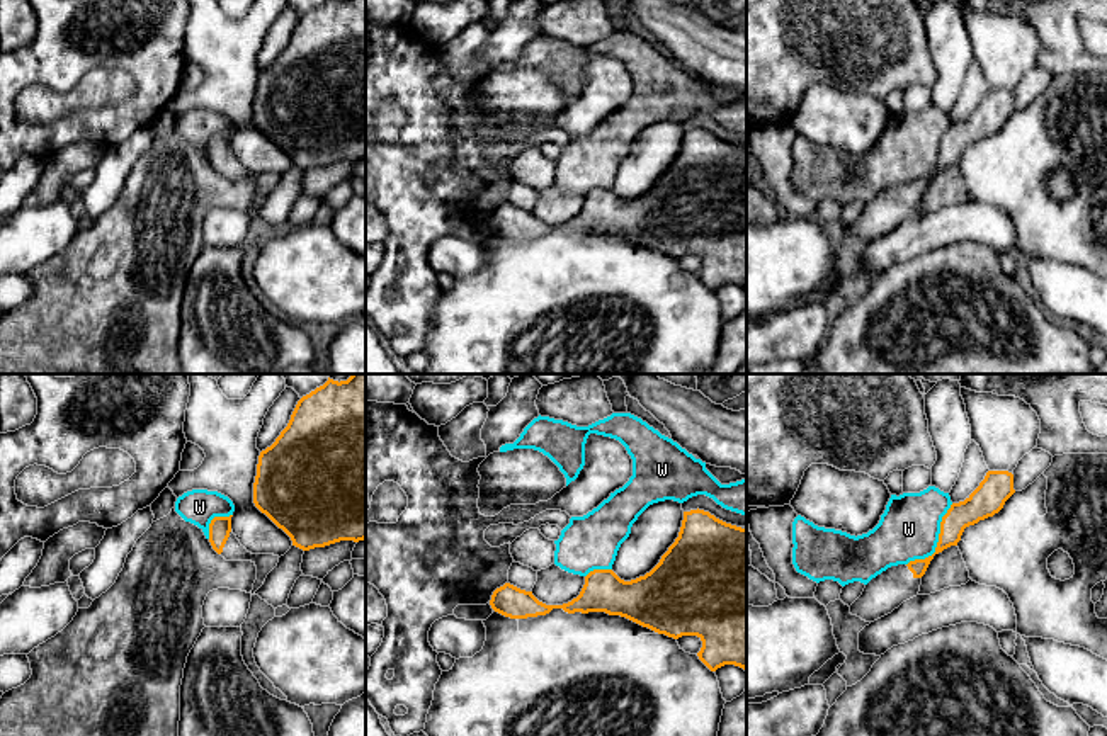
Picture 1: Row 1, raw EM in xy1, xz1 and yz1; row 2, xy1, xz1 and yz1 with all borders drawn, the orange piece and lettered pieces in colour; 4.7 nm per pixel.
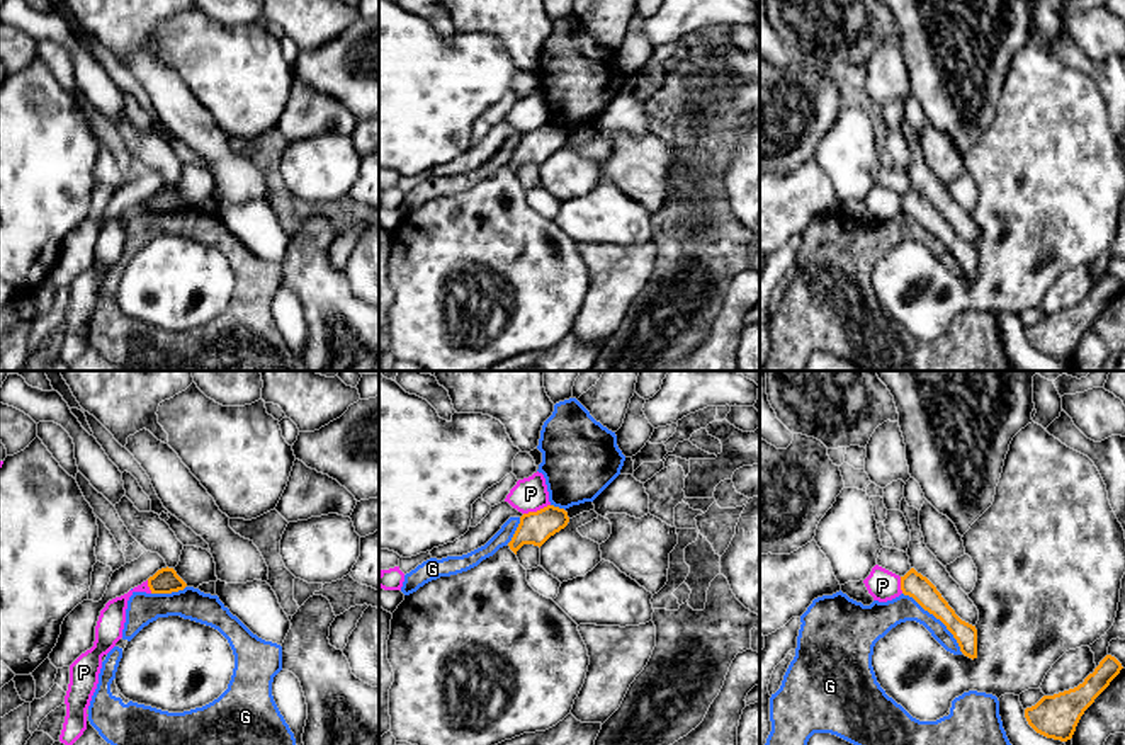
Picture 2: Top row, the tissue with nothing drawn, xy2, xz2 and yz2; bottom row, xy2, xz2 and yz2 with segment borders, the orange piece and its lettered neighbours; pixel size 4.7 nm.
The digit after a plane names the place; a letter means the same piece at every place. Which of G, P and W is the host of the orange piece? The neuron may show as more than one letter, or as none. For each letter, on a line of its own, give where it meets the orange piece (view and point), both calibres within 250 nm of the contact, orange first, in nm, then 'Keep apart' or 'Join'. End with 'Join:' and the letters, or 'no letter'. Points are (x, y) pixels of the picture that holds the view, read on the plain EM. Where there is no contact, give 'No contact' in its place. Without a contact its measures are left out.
G: Touches orange at yz2 (937, 237). Thickness 120 nm (orange) against 140 nm. Keep apart
P: Touches orange at xz2 (537, 130). Thickness 160 nm (orange) against 160 nm. Keep apart
W: Touches orange at yz1 (939, 160). Thickness 130 nm (orange) against 280 nm. Keep apart
Join: no letter

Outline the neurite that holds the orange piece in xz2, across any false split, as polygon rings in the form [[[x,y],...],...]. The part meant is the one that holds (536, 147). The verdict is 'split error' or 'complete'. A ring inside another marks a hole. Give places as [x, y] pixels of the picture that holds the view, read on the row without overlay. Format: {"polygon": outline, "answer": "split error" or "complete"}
{"polygon": [[[547,124],[537,131],[523,133],[508,165],[515,173],[523,163],[534,163],[540,167],[551,155],[564,148],[568,141],[568,131],[554,124]]], "answer": "complete"}

